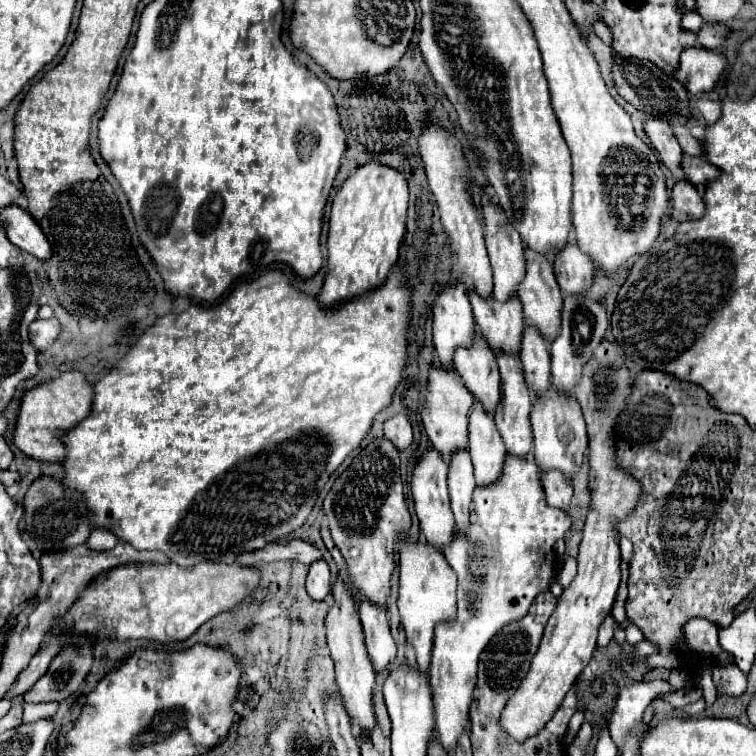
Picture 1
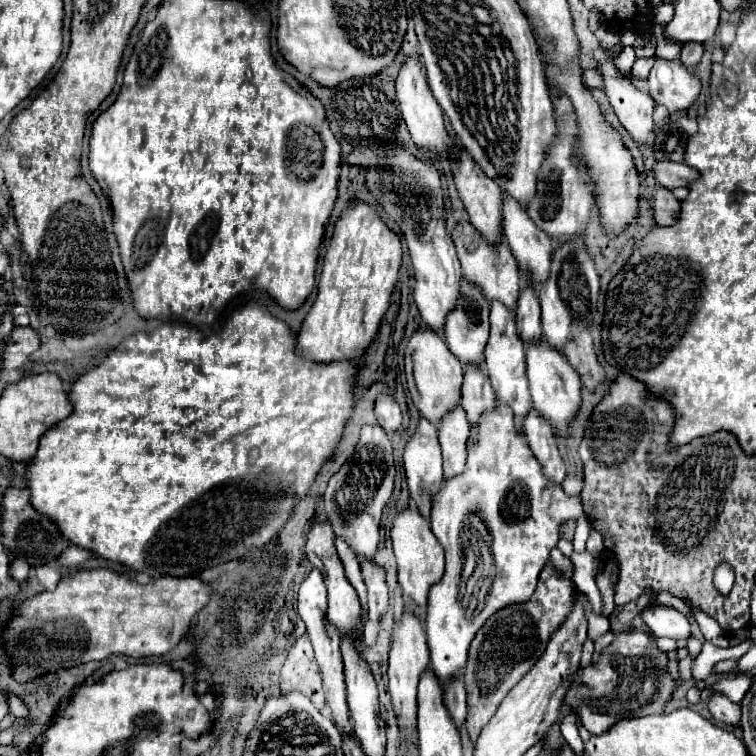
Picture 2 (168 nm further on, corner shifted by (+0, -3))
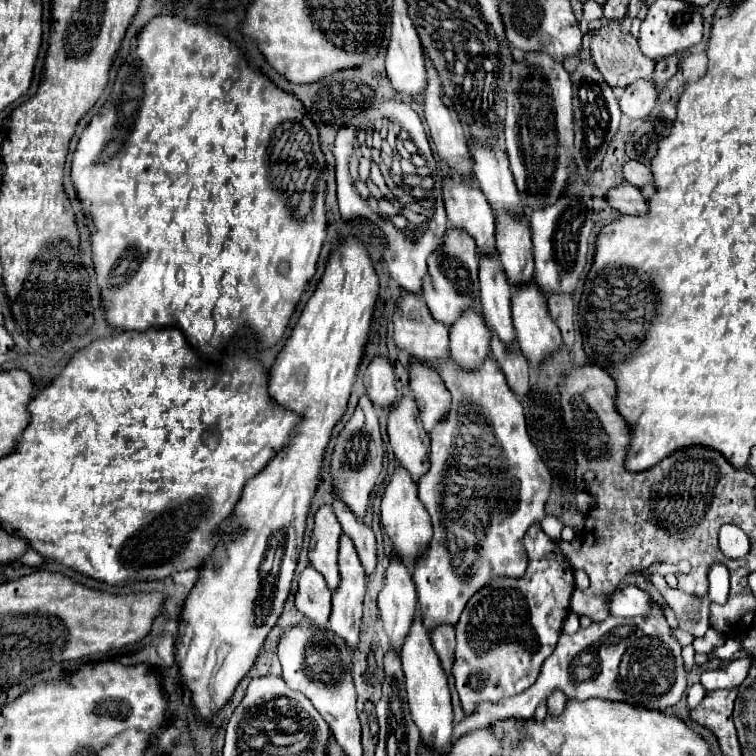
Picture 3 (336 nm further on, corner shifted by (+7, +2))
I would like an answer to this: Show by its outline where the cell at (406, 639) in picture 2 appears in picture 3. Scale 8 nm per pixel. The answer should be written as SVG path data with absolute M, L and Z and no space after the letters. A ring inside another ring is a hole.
M395 555L385 571L385 585L379 593L379 609L385 633L395 649L401 649L417 611L417 593L407 565Z

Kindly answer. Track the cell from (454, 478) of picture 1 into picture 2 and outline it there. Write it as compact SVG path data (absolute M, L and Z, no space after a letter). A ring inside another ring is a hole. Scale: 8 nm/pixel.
M458 406L446 418L442 418L438 426L438 434L442 444L442 456L444 456L444 476L454 478L462 474L468 456L470 424L466 420L462 406Z

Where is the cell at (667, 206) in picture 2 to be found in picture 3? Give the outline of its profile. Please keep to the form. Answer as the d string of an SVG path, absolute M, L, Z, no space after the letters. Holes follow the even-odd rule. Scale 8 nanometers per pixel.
M621 183L613 189L609 189L603 197L615 211L619 211L623 215L645 215L647 213L647 201L643 199L641 191L633 185Z

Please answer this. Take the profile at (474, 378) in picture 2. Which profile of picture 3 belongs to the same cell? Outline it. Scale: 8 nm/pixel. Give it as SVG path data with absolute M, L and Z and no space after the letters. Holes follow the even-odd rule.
M479 309L463 313L463 317L451 325L449 337L451 357L463 367L477 367L489 355L491 333L487 333L487 325L483 325L483 313L479 313Z

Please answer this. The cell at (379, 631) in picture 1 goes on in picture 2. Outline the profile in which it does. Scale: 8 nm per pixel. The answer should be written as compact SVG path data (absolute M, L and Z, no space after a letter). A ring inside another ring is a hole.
M364 558L360 560L360 564L362 564L364 584L368 590L368 602L366 602L368 604L368 620L380 622L388 610L388 586L386 586L384 570L376 562L364 560Z

